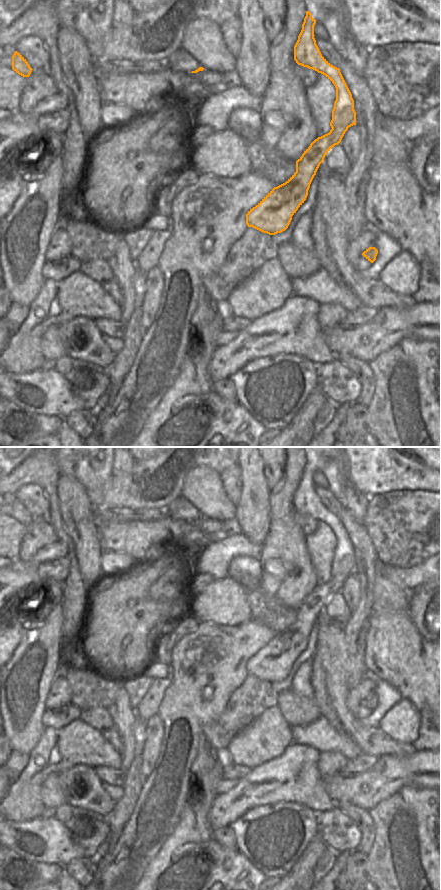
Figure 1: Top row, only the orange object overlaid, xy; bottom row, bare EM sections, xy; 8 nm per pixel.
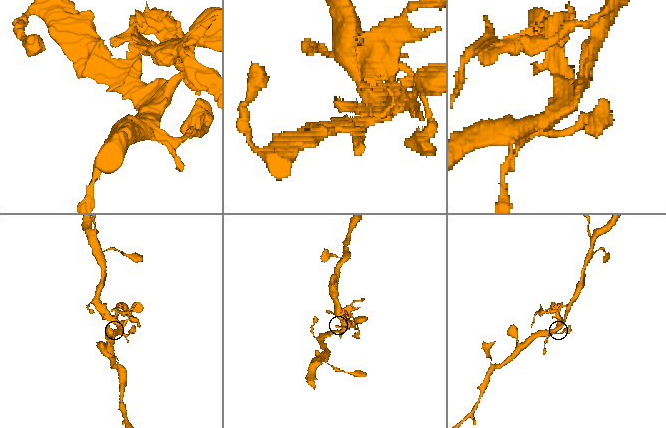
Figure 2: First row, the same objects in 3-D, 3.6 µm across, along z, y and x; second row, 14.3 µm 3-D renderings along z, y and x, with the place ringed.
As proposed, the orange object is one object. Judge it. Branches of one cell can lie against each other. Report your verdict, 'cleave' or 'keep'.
cleave

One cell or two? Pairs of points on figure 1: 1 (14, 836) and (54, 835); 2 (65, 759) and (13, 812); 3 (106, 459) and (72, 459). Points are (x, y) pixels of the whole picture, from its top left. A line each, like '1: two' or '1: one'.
1: one
2: one
3: one

